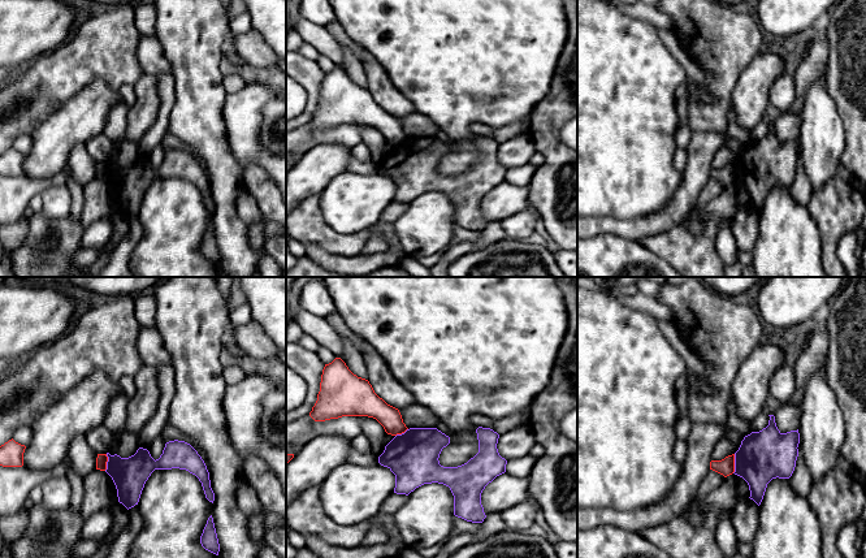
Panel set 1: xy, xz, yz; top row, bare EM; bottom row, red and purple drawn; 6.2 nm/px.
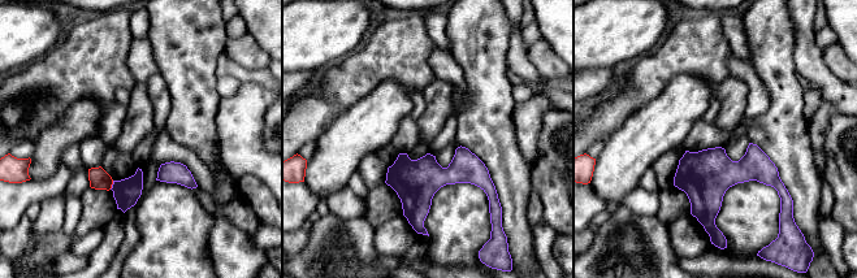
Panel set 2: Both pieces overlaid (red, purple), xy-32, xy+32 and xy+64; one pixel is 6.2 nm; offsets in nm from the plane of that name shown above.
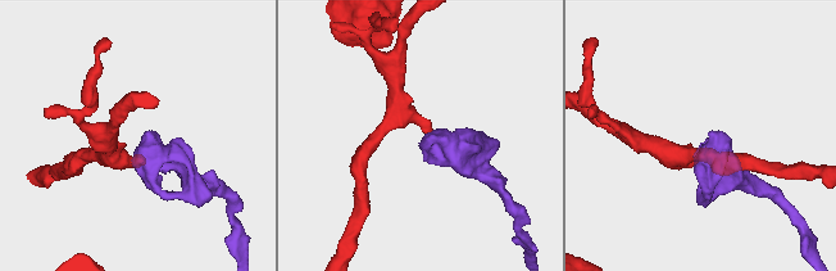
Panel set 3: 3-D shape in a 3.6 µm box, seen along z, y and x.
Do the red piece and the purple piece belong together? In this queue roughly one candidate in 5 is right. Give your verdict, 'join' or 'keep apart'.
keep apart

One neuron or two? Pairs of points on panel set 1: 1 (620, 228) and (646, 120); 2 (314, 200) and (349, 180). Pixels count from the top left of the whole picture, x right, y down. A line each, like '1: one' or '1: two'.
1: two
2: two

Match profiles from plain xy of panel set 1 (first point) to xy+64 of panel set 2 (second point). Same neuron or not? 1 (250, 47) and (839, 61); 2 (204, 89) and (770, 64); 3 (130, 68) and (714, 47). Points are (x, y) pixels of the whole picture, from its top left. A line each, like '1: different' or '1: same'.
1: same
2: same
3: same

